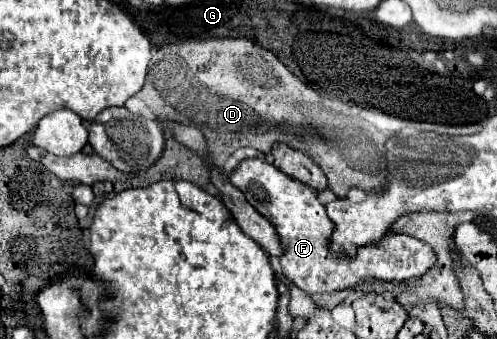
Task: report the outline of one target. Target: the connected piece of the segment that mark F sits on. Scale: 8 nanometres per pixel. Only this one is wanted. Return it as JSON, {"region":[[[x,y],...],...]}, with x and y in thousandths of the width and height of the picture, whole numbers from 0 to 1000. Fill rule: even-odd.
{"region":[[[493,469],[477,487],[465,516],[465,540],[485,558],[497,593],[529,634],[553,681],[561,687],[561,717],[569,723],[569,752],[561,776],[569,805],[614,864],[674,864],[690,853],[710,853],[734,829],[819,829],[827,817],[847,817],[879,776],[879,752],[855,711],[831,693],[779,687],[746,723],[722,729],[722,758],[714,770],[690,770],[690,758],[666,758],[658,735],[658,699],[670,693],[674,664],[658,646],[658,617],[642,593],[642,575],[622,546],[569,516],[549,481],[529,469]]]}

